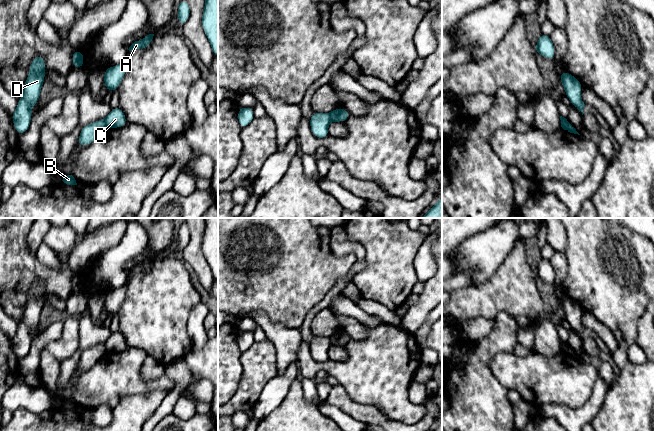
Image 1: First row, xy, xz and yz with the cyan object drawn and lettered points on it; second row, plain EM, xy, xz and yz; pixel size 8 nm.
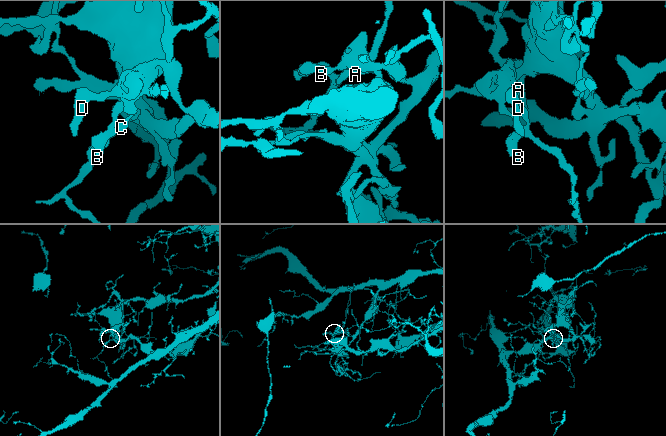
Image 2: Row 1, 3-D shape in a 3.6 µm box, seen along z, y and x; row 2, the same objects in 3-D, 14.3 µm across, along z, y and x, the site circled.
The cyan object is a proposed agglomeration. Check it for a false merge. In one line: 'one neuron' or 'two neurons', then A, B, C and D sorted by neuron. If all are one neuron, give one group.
two neurons; groups A B / C D

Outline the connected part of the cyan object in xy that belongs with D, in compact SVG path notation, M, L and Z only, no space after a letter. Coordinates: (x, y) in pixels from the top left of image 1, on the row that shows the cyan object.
M35 56L25 81L22 97L19 99L15 111L11 114L15 131L24 134L30 126L33 105L39 102L41 88L45 79L45 58Z

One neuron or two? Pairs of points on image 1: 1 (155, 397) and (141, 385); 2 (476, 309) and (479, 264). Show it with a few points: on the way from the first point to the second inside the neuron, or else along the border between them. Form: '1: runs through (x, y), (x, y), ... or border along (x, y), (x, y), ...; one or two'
1: border along (167, 391), (153, 391), (127, 396); two
2: border along (497, 270), (479, 284), (471, 286); two

